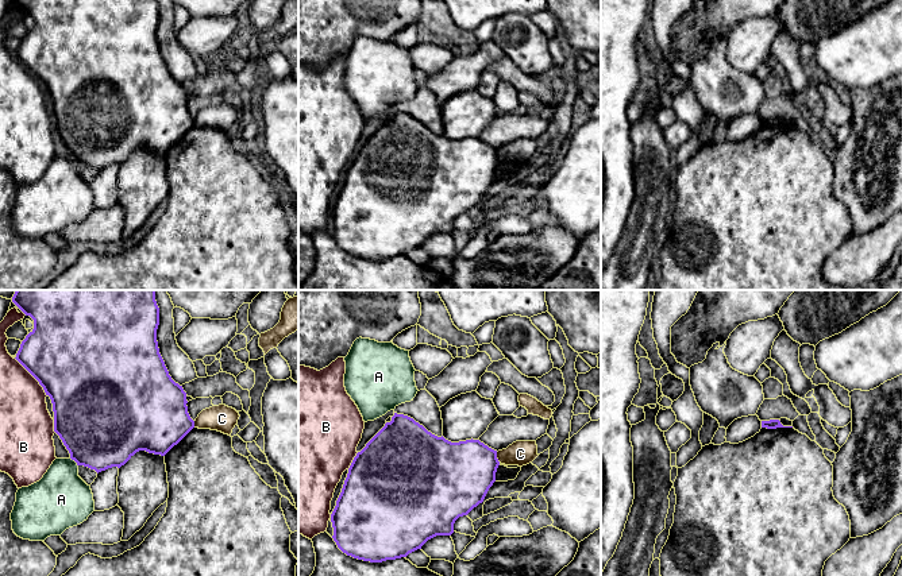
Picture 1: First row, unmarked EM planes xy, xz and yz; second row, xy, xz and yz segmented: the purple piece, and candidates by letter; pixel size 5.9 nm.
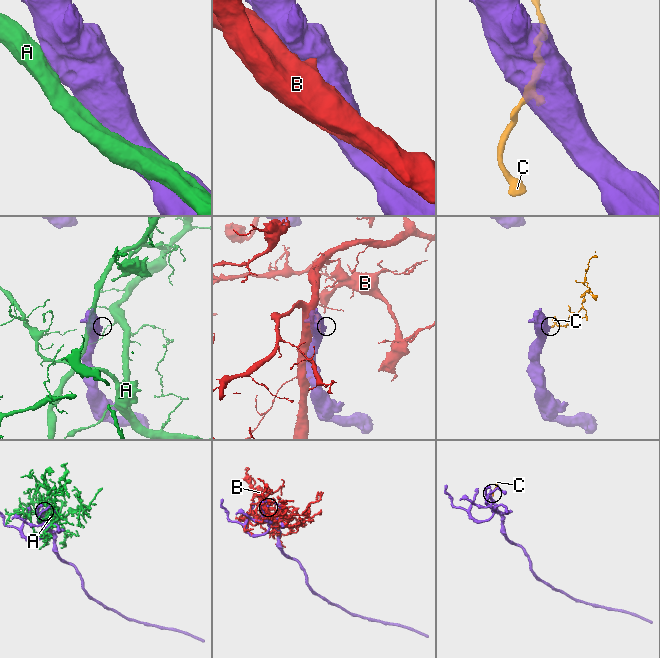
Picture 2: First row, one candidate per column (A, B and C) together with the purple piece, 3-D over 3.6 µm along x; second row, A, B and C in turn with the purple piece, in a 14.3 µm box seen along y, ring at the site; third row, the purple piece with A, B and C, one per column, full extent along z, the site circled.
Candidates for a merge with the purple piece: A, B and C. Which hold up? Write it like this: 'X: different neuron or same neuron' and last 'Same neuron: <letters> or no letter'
A: different neuron
B: different neuron
C: different neuron
Same neuron: no letter

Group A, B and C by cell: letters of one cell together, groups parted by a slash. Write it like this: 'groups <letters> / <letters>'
groups A / B / C

